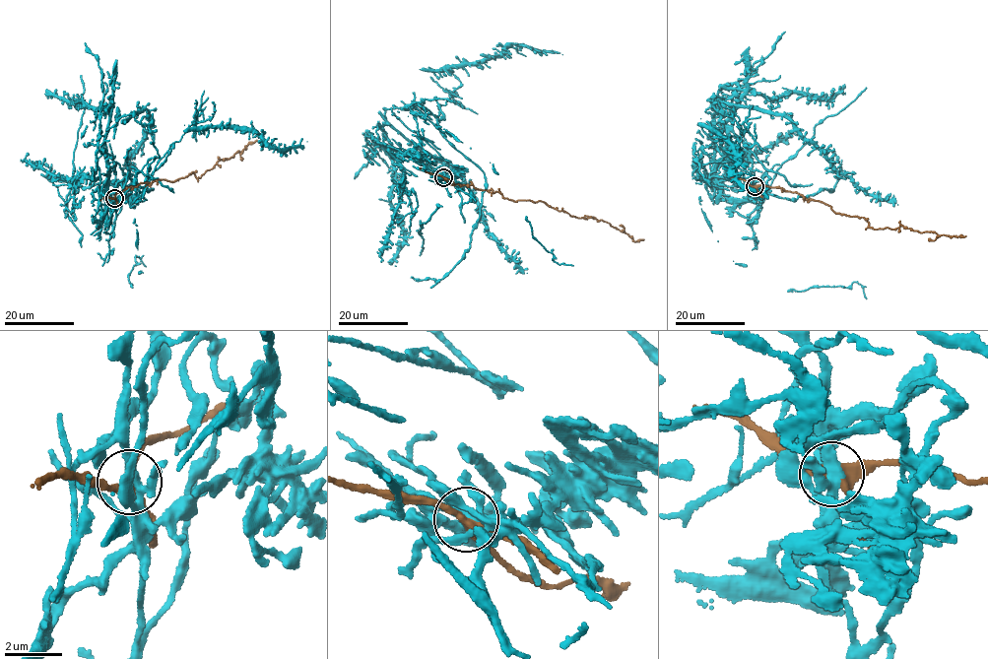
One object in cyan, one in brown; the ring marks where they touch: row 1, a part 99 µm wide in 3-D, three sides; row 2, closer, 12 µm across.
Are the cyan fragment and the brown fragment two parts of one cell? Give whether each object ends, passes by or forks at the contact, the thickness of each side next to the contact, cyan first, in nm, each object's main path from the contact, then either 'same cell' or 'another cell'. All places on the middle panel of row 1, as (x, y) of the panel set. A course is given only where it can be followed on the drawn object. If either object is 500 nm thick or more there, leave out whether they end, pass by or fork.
cyan forks; brown forks; calibres 280 and 320 nm; course cyan (443, 176), (396, 151), (419, 144), (413, 105), (437, 116), (386, 109), (381, 124), (463, 179), (527, 273); course brown (443, 177), (449, 183), (473, 185), (510, 200), (543, 201), (570, 216), (602, 220), (634, 241), (643, 239); another cell

